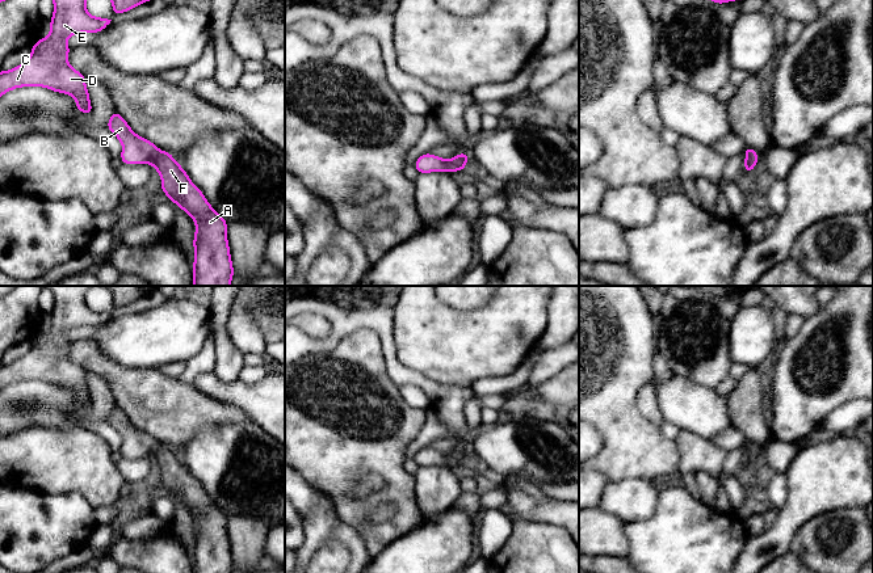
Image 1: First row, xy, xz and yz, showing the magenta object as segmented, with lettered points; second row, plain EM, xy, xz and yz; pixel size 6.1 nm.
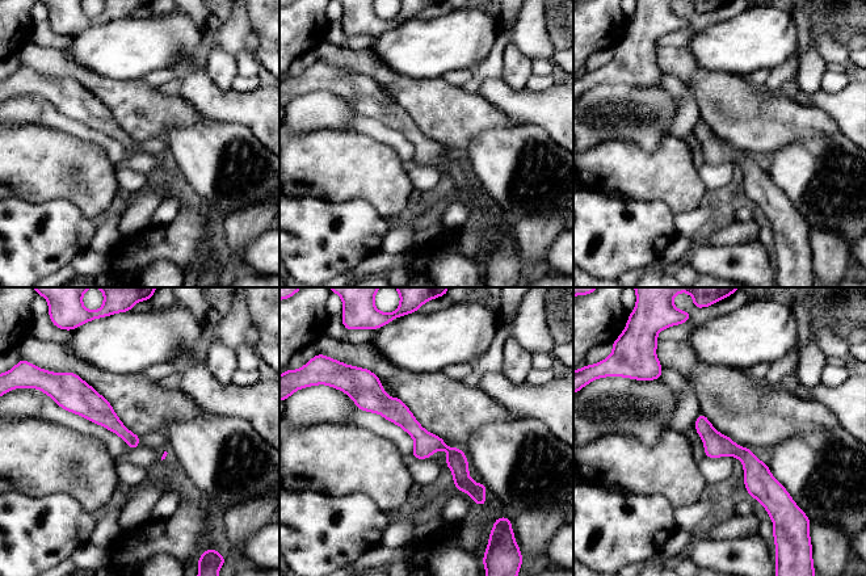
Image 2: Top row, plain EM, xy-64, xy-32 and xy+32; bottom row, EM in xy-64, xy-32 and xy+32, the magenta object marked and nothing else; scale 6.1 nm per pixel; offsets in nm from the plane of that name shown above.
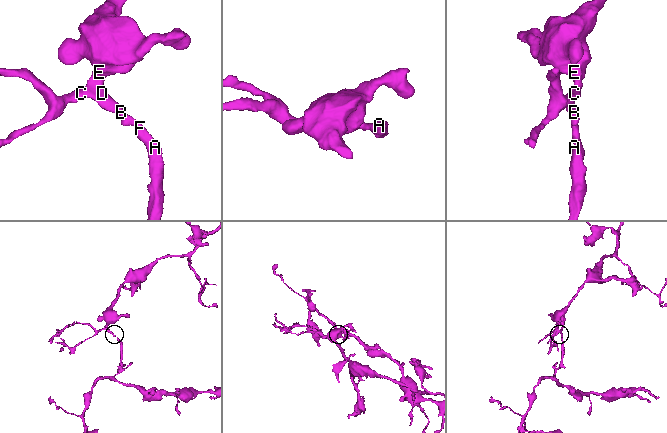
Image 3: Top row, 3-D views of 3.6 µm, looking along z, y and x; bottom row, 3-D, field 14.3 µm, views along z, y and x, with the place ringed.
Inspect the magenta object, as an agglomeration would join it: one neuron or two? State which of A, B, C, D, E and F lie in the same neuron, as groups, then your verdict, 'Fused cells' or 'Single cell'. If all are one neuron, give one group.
Groups: A B C D E F. Single cell

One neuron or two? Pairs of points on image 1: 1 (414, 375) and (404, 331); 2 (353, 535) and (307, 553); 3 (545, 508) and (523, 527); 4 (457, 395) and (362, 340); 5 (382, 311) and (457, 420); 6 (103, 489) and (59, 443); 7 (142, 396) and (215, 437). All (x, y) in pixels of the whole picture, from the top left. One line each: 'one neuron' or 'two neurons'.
1: two neurons
2: one neuron
3: two neurons
4: two neurons
5: one neuron
6: one neuron
7: two neurons

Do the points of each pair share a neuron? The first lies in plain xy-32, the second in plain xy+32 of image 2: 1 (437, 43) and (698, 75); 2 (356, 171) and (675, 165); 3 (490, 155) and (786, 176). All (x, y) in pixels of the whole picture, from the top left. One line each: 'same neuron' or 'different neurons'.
1: different neurons
2: same neuron
3: same neuron

